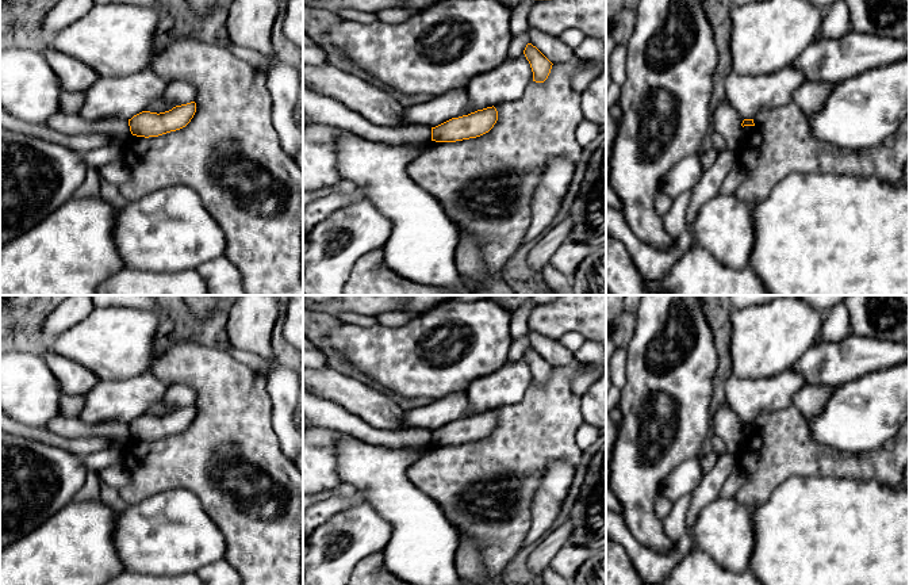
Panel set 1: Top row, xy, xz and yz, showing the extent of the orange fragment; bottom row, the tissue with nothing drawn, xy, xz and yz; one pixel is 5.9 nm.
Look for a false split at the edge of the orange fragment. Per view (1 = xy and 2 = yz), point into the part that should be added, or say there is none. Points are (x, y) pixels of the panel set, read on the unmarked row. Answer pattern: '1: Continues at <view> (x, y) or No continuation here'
1: No continuation here
2: No continuation here

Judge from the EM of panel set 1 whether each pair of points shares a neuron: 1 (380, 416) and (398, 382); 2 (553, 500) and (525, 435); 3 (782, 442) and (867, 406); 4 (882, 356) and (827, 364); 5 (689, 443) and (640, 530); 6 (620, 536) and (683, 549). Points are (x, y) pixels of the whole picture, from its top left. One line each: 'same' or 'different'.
1: different
2: different
3: different
4: same
5: same
6: same

